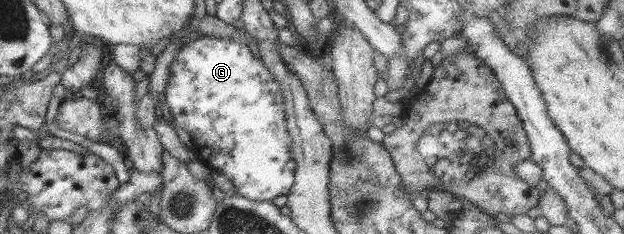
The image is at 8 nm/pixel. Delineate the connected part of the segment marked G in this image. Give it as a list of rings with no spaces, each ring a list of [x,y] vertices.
[[[203,37],[184,43],[170,63],[164,93],[174,125],[188,132],[198,157],[210,170],[230,179],[235,191],[250,201],[272,202],[275,197],[288,195],[295,182],[296,160],[292,155],[293,139],[288,131],[283,91],[250,46],[230,37]]]

